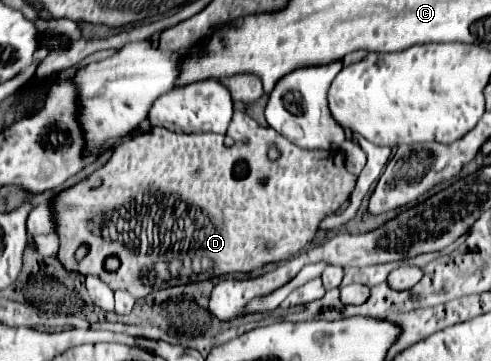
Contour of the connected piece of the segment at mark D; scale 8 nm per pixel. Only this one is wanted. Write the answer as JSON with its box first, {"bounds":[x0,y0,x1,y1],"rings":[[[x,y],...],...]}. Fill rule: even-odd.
{"bounds":[57,111,357,297],"rings":[[[235,111],[233,119],[231,119],[231,125],[229,125],[229,129],[227,129],[225,135],[215,135],[215,133],[179,135],[179,133],[171,133],[171,131],[167,131],[167,129],[153,127],[149,133],[135,135],[135,137],[125,137],[125,139],[115,147],[115,153],[113,153],[113,157],[109,159],[107,165],[103,165],[101,169],[97,169],[97,171],[95,171],[93,175],[89,175],[85,181],[81,181],[81,183],[77,183],[77,185],[73,185],[73,187],[69,187],[69,189],[65,189],[65,191],[59,193],[59,231],[57,231],[59,237],[61,237],[59,259],[61,259],[61,263],[65,265],[65,269],[69,269],[69,271],[79,271],[81,275],[89,275],[89,273],[99,275],[103,281],[109,283],[109,287],[113,287],[113,289],[129,289],[133,297],[145,297],[151,289],[161,287],[161,285],[155,285],[155,279],[151,277],[151,273],[149,273],[149,275],[143,273],[145,263],[141,265],[141,257],[139,257],[139,255],[149,257],[151,267],[153,267],[155,263],[159,263],[159,261],[173,263],[173,261],[187,261],[187,259],[189,259],[189,261],[195,265],[195,267],[191,269],[191,279],[219,277],[219,275],[227,275],[227,273],[251,273],[253,269],[259,269],[259,267],[263,267],[265,263],[277,263],[277,261],[283,261],[283,259],[287,259],[287,257],[299,253],[299,251],[315,237],[315,233],[317,233],[317,229],[319,229],[319,223],[321,223],[327,215],[335,213],[335,211],[349,199],[349,195],[351,195],[351,191],[353,191],[353,187],[355,187],[355,179],[357,179],[355,175],[347,173],[347,169],[345,169],[345,159],[343,159],[341,151],[331,153],[331,151],[307,151],[307,149],[301,149],[301,147],[289,143],[287,139],[283,139],[281,135],[277,135],[275,129],[257,125],[249,115],[245,115],[245,113],[241,113],[241,111]],[[271,145],[277,145],[277,149],[279,149],[277,161],[269,161],[269,157],[267,157],[267,149],[269,149]],[[239,161],[247,163],[247,173],[243,173],[243,175],[235,171],[235,165],[237,165]],[[139,193],[143,193],[143,201],[141,201],[141,199],[135,199]],[[105,209],[115,209],[115,211],[107,211],[107,215],[101,215],[99,219],[95,219],[93,229],[91,229],[91,221],[93,221],[93,217],[97,215],[97,211],[105,211]],[[93,231],[97,231],[97,233],[101,233],[103,237],[109,237],[109,239],[113,239],[113,241],[115,241],[115,237],[117,237],[121,243],[105,241],[101,235],[97,235],[97,233],[93,233]],[[123,243],[125,243],[127,247],[131,247],[133,253],[131,253],[131,251],[123,251]],[[79,245],[87,245],[87,255],[83,257],[83,261],[75,261],[75,259],[73,259],[75,249],[77,249]],[[109,255],[115,255],[115,257],[121,259],[121,267],[119,267],[117,271],[107,271],[107,269],[105,269],[105,259],[107,259]]]}

